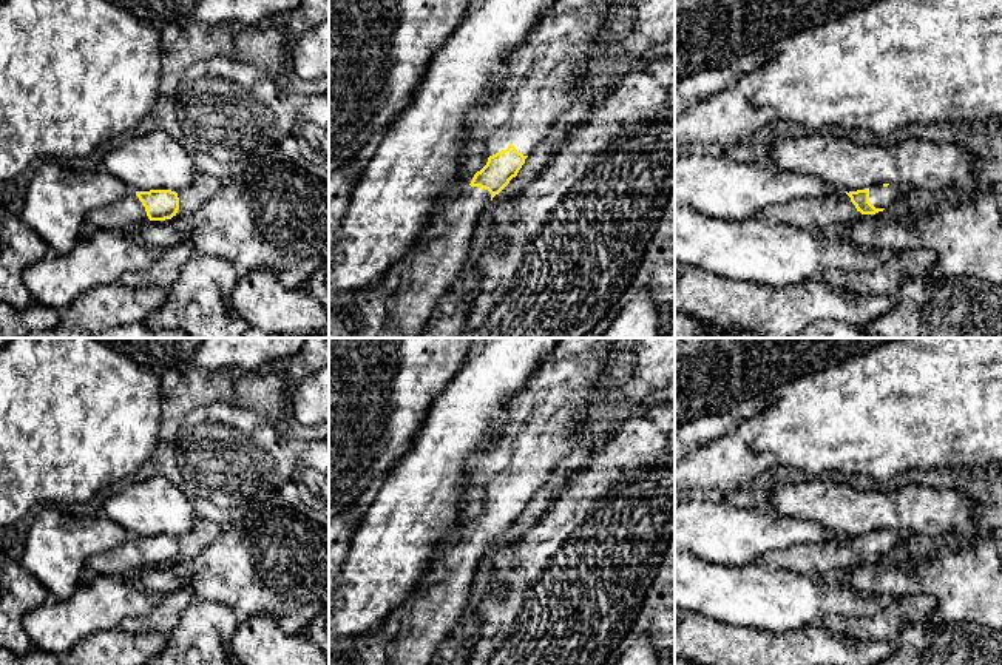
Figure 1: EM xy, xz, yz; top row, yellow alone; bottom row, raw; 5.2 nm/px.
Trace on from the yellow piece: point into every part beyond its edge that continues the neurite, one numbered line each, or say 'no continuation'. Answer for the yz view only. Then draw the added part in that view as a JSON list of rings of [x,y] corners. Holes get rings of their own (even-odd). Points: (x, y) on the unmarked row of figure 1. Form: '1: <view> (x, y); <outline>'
1: yz (880, 542); [[[874,531],[869,534],[869,548],[875,554],[889,554],[892,552],[897,546],[906,542],[909,535],[905,535],[899,531]]]
2: yz (814, 559); [[[845,537],[826,543],[792,545],[763,554],[758,563],[818,579],[828,571],[848,572],[862,559]]]

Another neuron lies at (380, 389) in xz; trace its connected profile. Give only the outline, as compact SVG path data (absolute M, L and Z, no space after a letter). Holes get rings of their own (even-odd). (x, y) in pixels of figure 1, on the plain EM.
M329 338L329 518L354 506L380 474L388 475L398 464L423 426L432 400L468 358L472 343L474 338Z

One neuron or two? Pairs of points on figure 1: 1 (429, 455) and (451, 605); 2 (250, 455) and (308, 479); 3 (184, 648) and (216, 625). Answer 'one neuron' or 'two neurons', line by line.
1: two neurons
2: two neurons
3: one neuron

